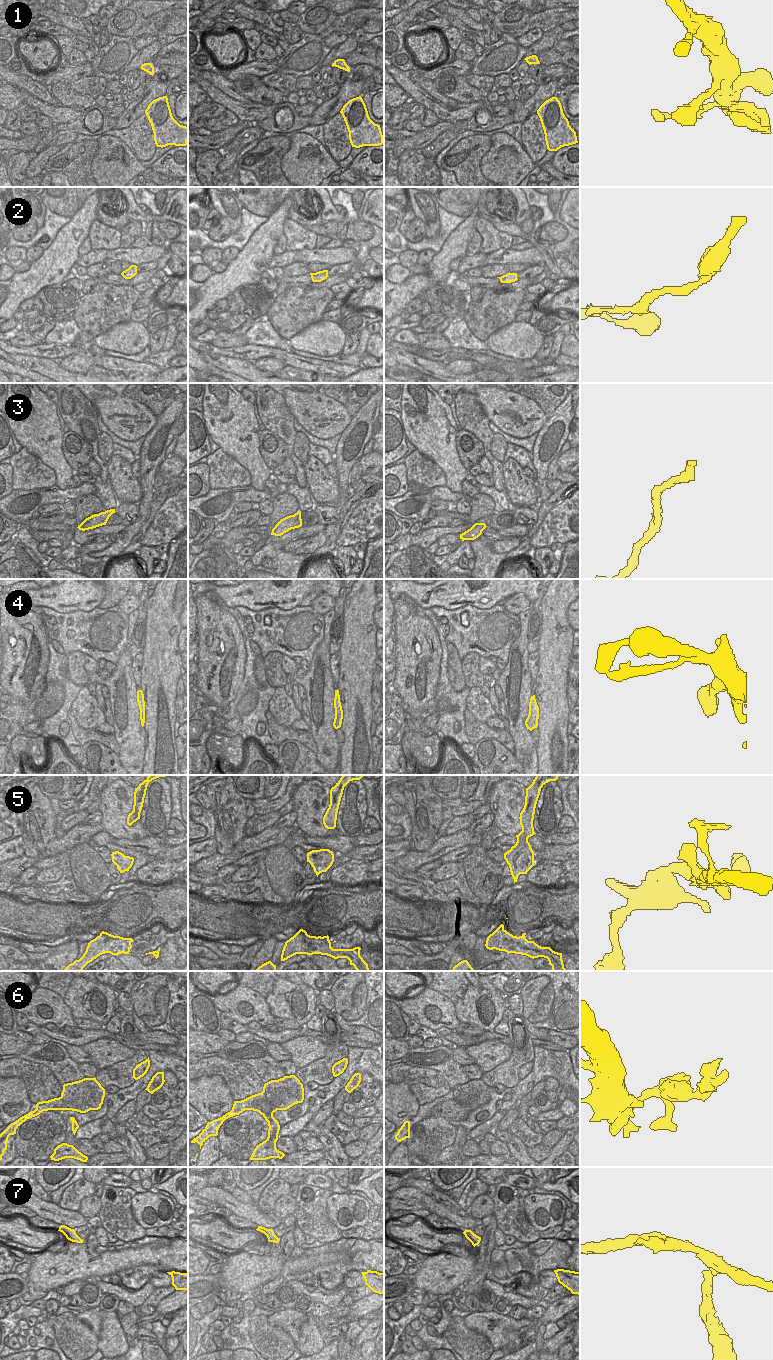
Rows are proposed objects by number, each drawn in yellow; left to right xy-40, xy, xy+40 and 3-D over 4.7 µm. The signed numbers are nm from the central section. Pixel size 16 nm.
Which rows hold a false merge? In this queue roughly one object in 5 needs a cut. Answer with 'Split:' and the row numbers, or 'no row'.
Split: no row

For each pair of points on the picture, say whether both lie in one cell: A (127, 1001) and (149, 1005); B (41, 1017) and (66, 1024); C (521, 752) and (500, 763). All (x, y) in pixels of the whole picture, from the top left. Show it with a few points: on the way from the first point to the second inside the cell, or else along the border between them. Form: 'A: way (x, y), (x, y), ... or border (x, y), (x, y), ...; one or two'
A: border (129, 994), (133, 1002), (134, 1013), (144, 1023); two
B: way (47, 1018), (60, 1018); one
C: border (513, 754), (522, 763); two

